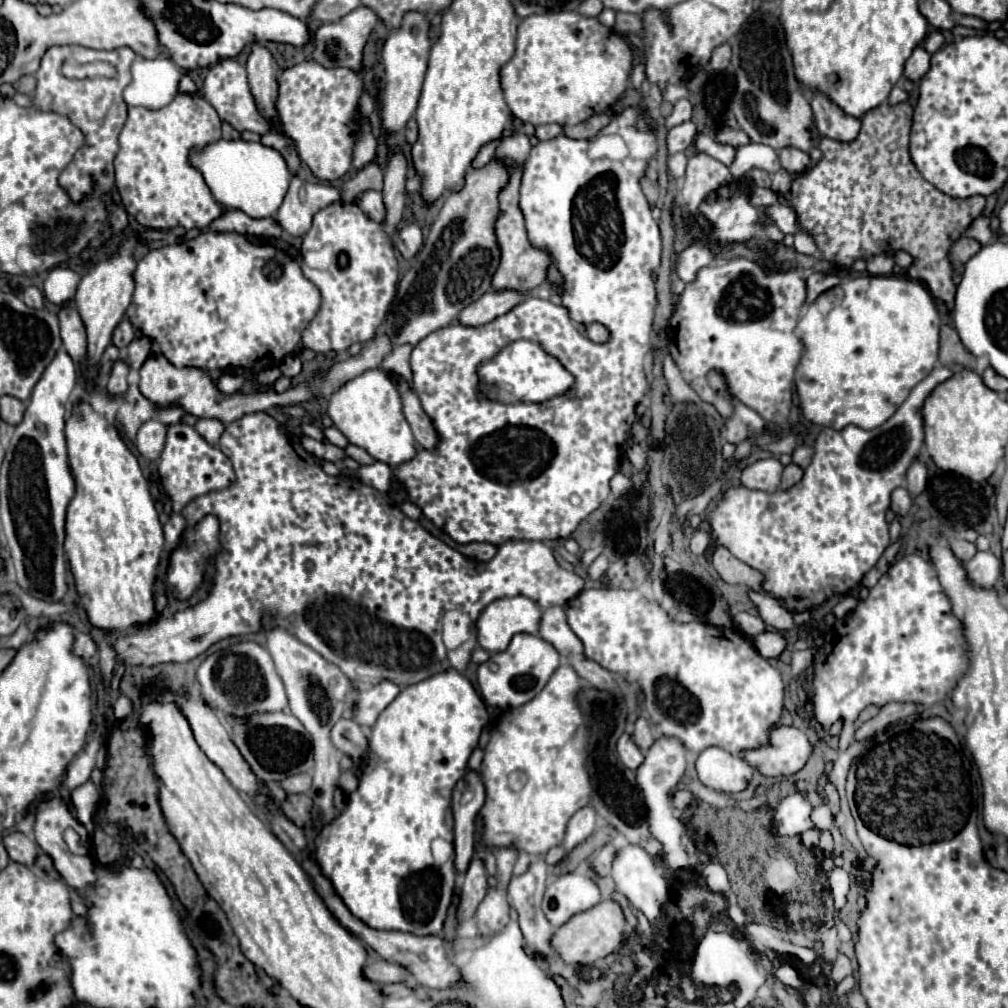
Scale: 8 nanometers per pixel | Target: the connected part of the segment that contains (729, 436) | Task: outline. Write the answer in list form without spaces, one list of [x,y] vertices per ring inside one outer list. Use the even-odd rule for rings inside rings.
[[[734,402],[734,416],[726,420],[722,428],[722,438],[726,442],[740,444],[744,438],[762,434],[764,432],[764,420],[760,414],[750,410],[748,406],[742,406],[740,402]]]

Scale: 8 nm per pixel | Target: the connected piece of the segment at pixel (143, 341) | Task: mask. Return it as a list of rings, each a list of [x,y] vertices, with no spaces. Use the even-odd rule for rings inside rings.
[[[140,336],[140,338],[134,338],[132,344],[128,346],[128,362],[132,368],[140,368],[146,358],[150,356],[152,352],[152,340],[148,336]]]

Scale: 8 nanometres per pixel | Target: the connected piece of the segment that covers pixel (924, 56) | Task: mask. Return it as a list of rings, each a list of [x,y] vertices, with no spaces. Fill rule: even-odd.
[[[916,48],[914,54],[906,60],[904,66],[904,76],[912,82],[918,82],[922,78],[922,74],[926,74],[926,70],[930,68],[930,54],[924,48]]]

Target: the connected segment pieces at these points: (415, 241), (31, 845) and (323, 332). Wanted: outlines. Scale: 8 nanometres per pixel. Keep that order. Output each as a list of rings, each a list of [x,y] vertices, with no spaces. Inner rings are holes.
[[[416,224],[404,226],[400,230],[400,236],[396,240],[396,248],[400,250],[400,254],[404,256],[404,260],[412,260],[416,256],[416,252],[422,246],[422,232]]]
[[[10,832],[4,838],[4,846],[6,846],[6,852],[8,852],[10,860],[14,860],[18,864],[24,864],[28,868],[36,866],[36,858],[40,856],[40,848],[26,834],[22,834],[22,832]]]
[[[334,202],[322,208],[304,236],[301,269],[322,294],[320,310],[302,332],[306,348],[326,354],[374,338],[398,286],[398,260],[382,224],[370,220],[354,202]]]

